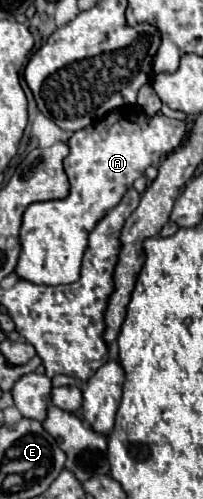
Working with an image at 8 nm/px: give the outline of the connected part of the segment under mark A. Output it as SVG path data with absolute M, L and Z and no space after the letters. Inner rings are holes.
M139 106L113 110L103 120L73 132L67 140L69 156L65 158L65 174L71 186L69 196L27 206L21 226L21 256L17 264L19 278L47 286L77 282L89 232L113 206L121 202L123 194L149 166L157 168L161 158L183 144L185 134L185 122L171 120L161 112L147 116Z

